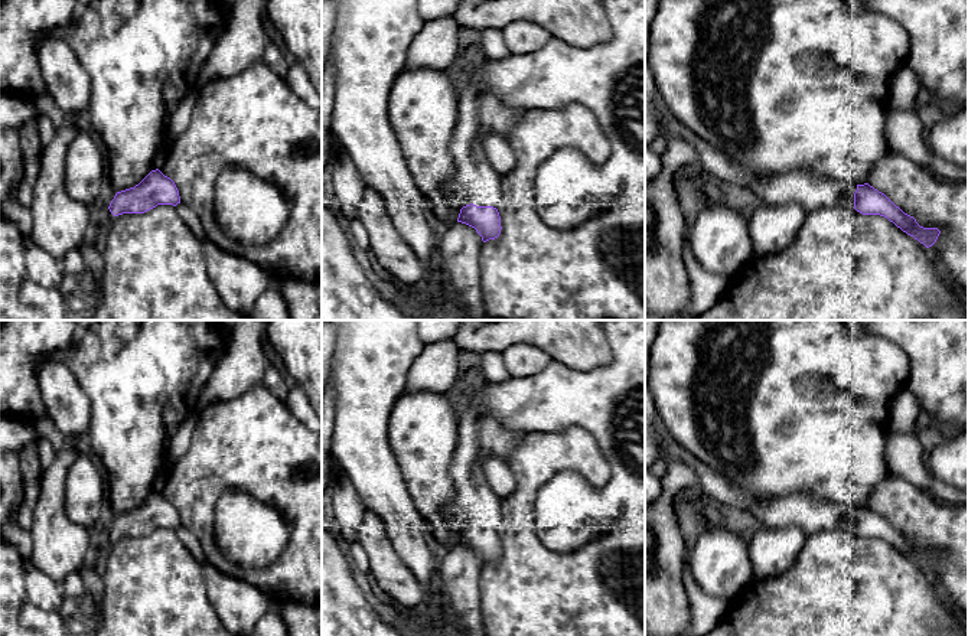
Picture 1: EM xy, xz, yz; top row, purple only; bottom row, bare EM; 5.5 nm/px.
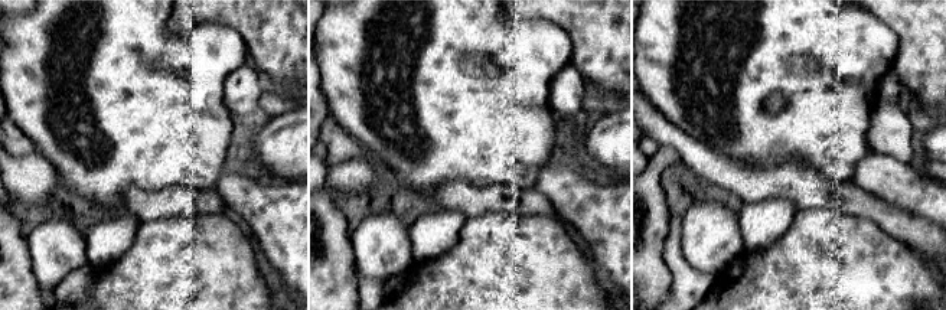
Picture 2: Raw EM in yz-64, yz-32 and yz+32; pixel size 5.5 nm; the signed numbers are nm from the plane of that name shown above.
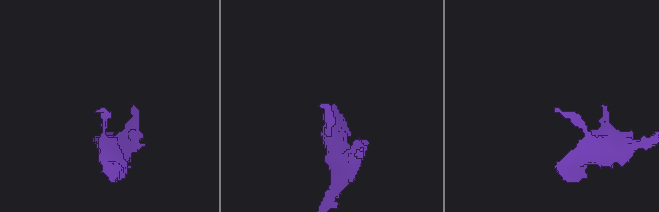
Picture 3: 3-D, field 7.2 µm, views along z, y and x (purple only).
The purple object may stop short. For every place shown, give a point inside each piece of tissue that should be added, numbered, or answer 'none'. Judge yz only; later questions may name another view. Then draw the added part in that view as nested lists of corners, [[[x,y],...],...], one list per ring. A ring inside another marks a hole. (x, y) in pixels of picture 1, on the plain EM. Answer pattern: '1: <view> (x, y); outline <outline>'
1: yz (812, 515); outline [[[659,418],[655,421],[655,428],[661,457],[669,463],[684,461],[688,464],[695,473],[697,483],[711,500],[746,511],[765,526],[798,526],[806,536],[824,531],[854,531],[855,506],[817,499],[809,493],[753,499],[737,485],[681,447]]]

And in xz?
1: xz (479, 436); outline [[[476,407],[460,412],[457,446],[449,467],[454,496],[444,511],[456,531],[501,528],[502,499],[488,489],[482,463],[499,457],[509,464],[525,436],[525,431],[508,428]]]

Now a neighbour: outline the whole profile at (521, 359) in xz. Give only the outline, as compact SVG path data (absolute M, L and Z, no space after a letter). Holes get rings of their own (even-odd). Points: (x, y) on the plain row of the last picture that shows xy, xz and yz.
M527 343L512 345L502 352L502 356L511 376L537 375L553 362L548 353Z

